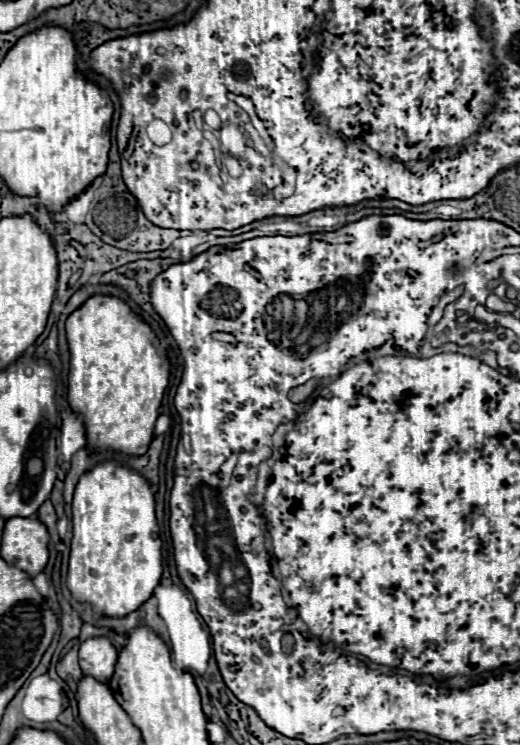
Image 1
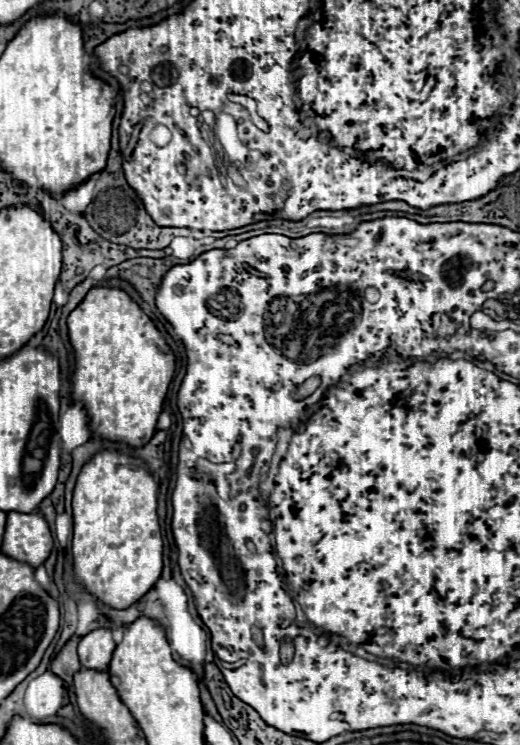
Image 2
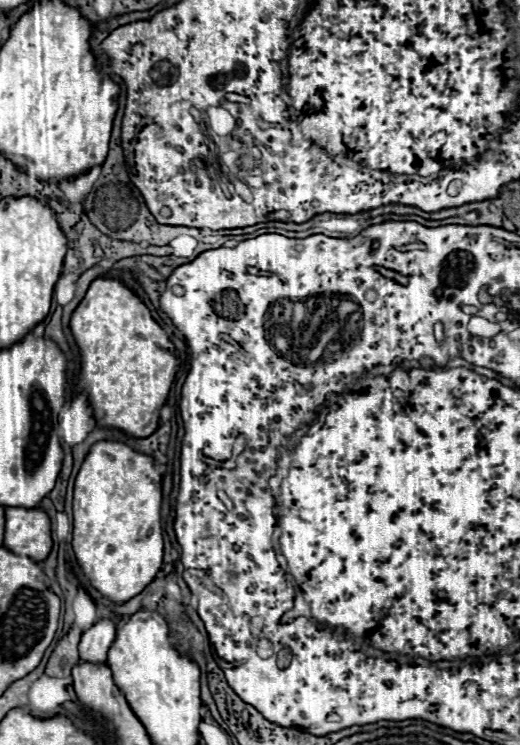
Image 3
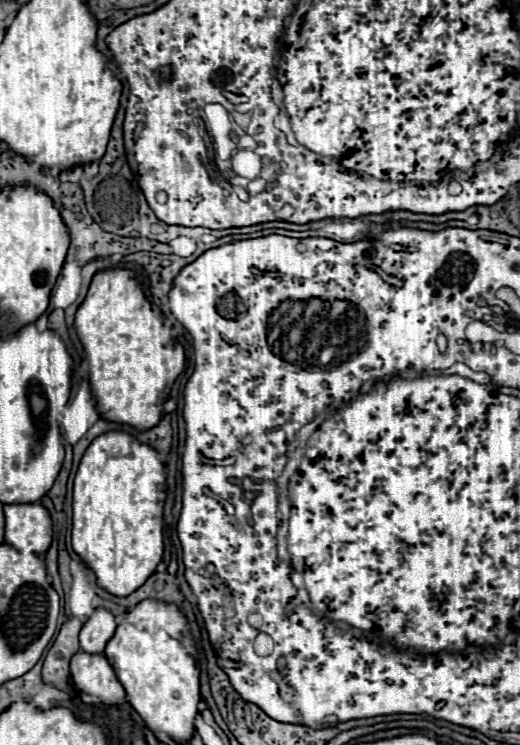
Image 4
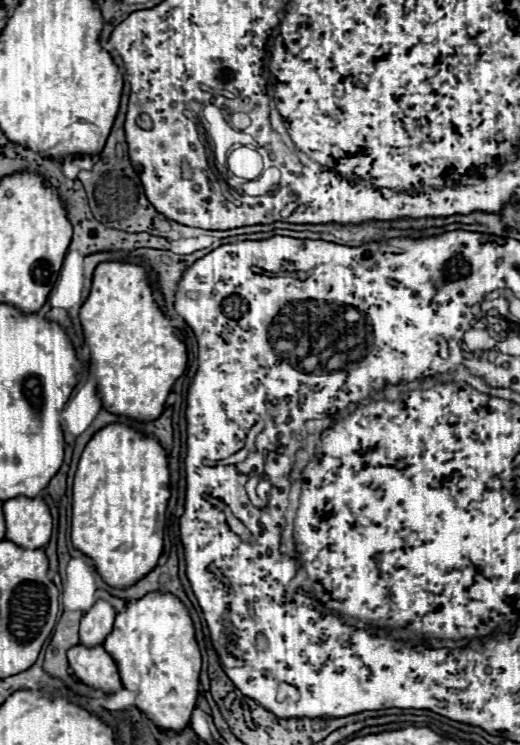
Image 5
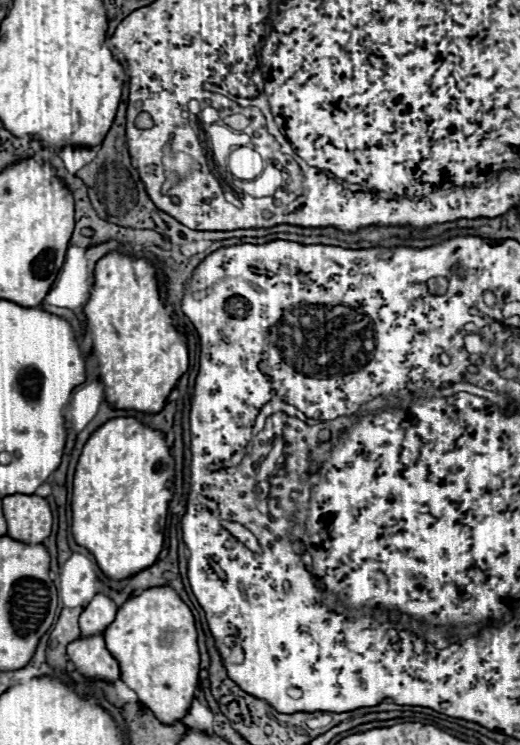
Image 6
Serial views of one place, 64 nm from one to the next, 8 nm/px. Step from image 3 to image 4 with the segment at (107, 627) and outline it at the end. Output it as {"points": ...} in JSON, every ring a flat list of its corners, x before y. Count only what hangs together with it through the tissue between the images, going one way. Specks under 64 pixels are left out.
{"points":[[96,610,80,630,80,650,86,654,102,654,106,642,114,636,116,620,108,610]]}

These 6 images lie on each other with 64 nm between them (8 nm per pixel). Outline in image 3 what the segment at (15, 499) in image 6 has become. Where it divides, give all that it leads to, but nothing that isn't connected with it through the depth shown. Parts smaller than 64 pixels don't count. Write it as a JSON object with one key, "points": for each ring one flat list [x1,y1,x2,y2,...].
{"points":[[6,508,4,548,42,562,52,550,50,518,40,508]]}

